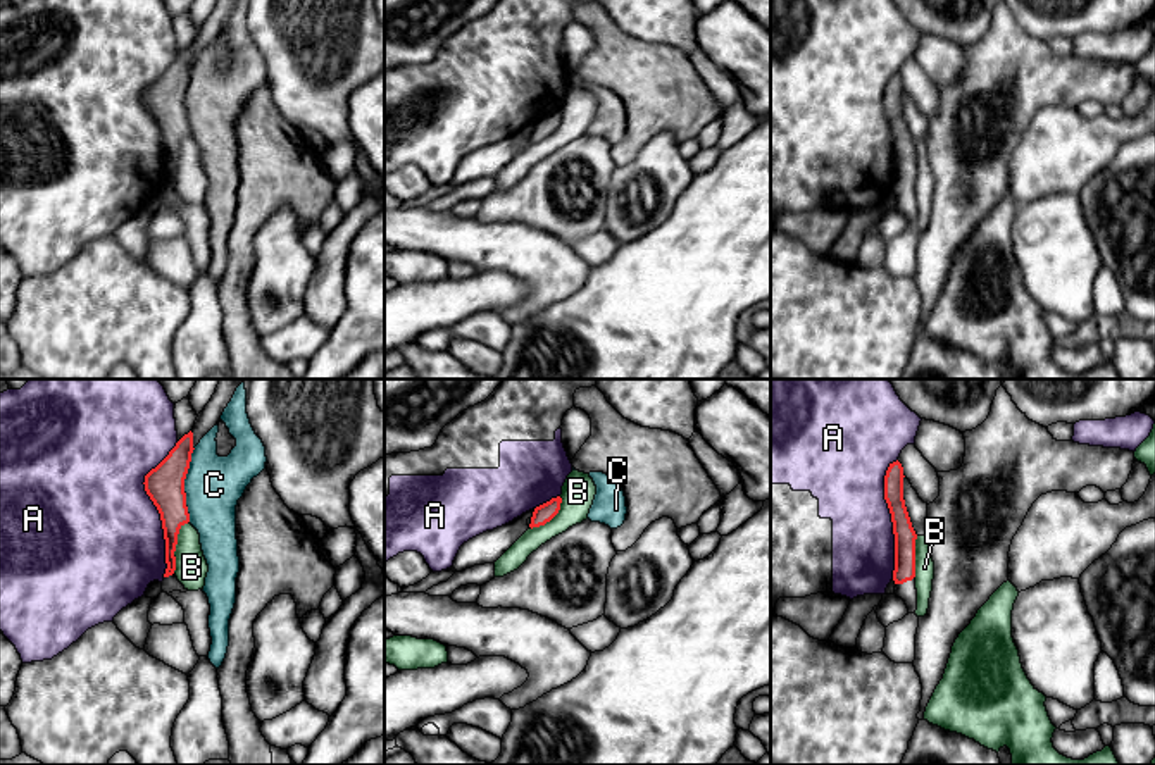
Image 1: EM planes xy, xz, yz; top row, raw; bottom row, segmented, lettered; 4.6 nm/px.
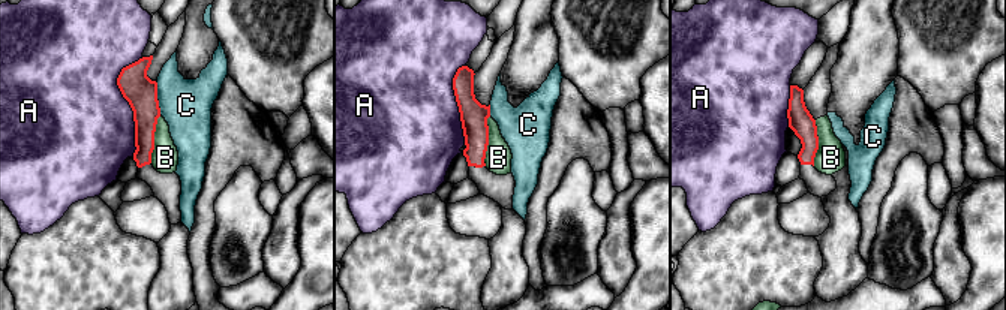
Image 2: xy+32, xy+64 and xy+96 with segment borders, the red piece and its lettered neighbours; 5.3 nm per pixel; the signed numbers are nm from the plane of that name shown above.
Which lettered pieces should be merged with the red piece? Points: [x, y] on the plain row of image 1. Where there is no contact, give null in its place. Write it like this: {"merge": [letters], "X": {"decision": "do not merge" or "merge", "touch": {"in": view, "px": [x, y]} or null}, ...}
{"merge": [], "A": {"decision": "do not merge", "touch": {"in": "xy", "px": [157, 123]}}, "B": {"decision": "do not merge", "touch": {"in": "xy", "px": [174, 161]}}, "C": {"decision": "do not merge", "touch": {"in": "xy", "px": [183, 99]}}}

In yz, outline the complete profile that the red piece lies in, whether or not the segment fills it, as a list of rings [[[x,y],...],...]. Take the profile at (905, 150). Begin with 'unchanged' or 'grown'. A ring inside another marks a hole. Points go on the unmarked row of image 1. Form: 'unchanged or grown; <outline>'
grown; [[[898,74],[890,78],[884,90],[884,114],[891,128],[895,148],[895,208],[905,215],[908,227],[915,227],[917,203],[914,191],[917,148],[912,141],[903,114],[903,91],[902,78]]]

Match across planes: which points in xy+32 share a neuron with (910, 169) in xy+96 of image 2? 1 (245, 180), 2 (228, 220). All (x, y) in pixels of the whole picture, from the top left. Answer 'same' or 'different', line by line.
1: same
2: same

